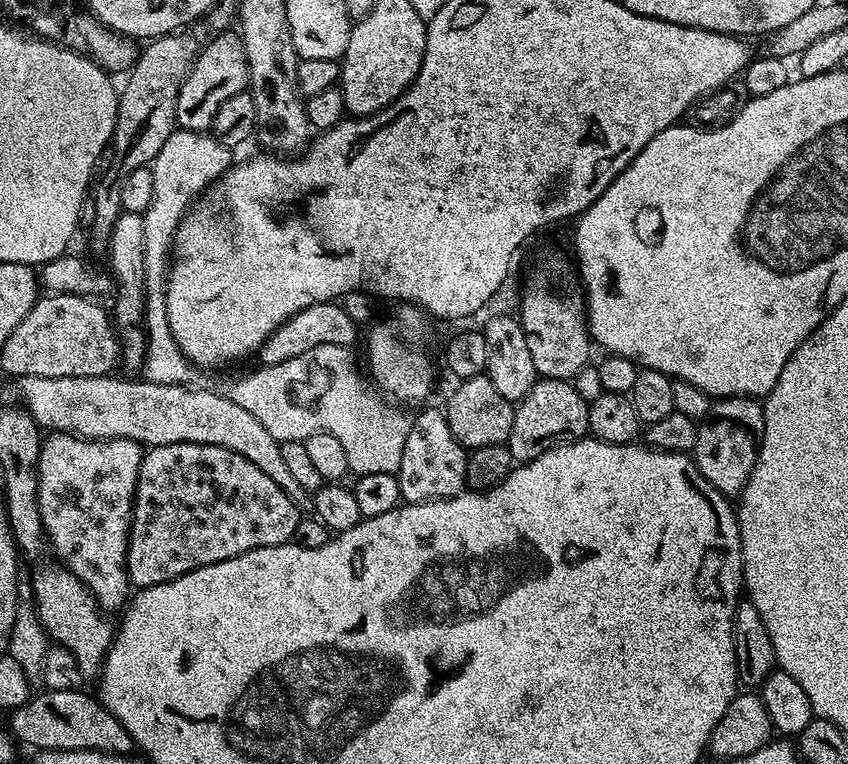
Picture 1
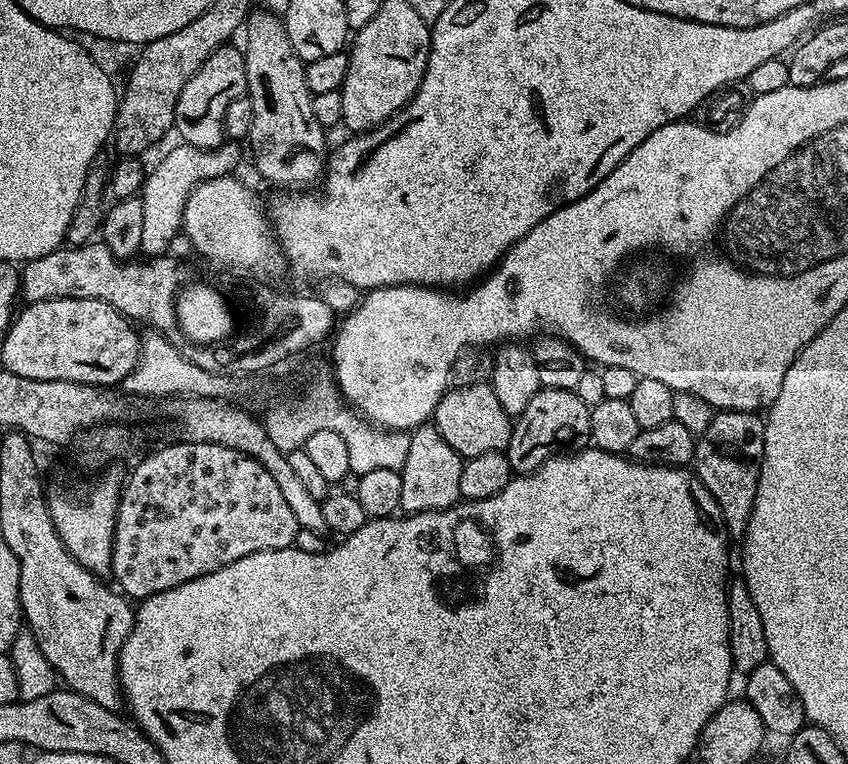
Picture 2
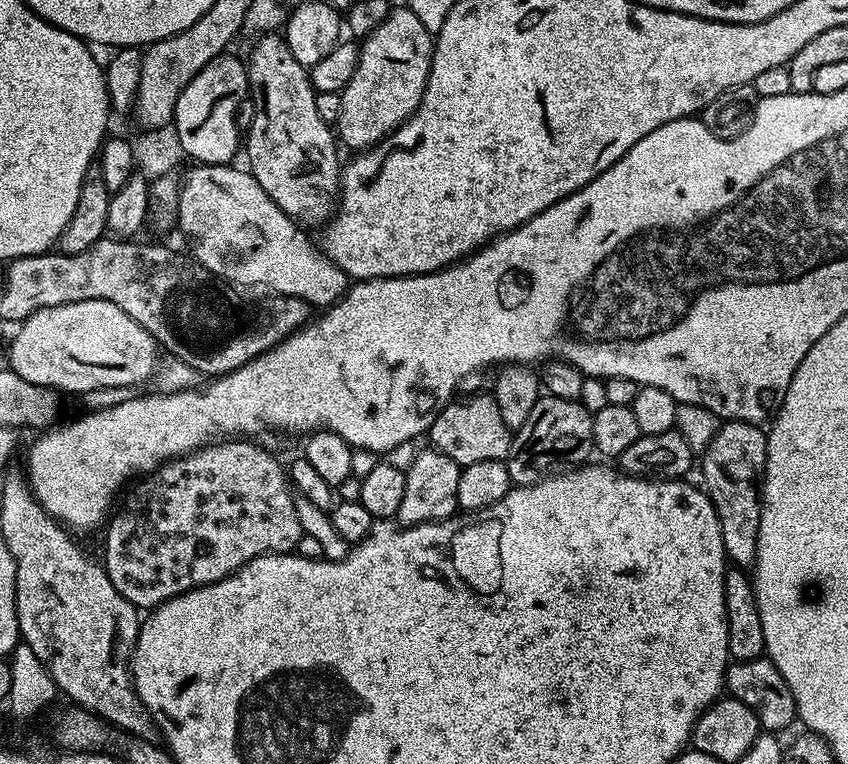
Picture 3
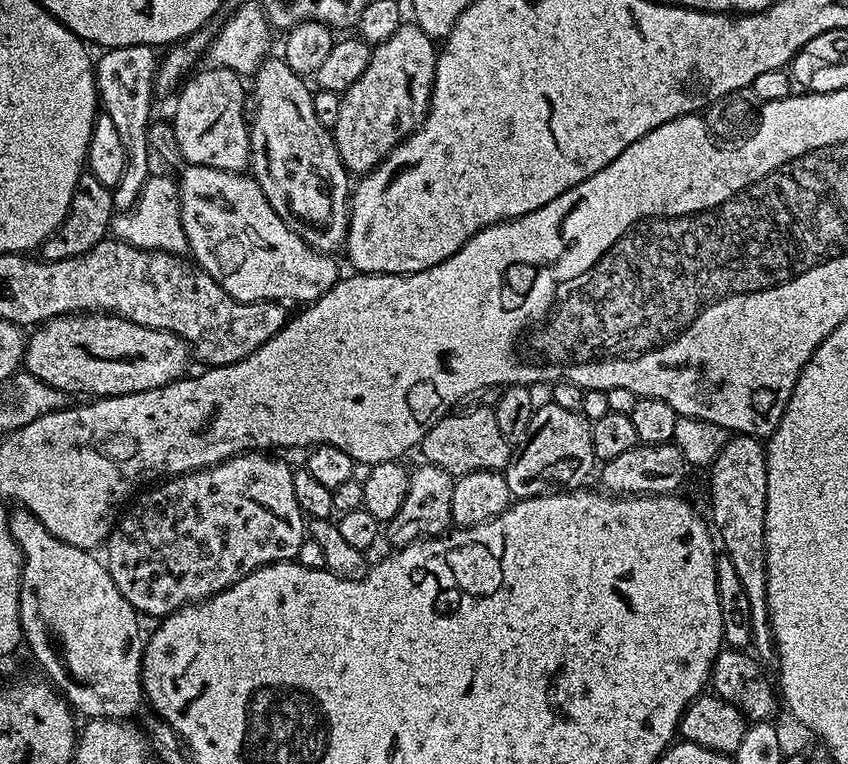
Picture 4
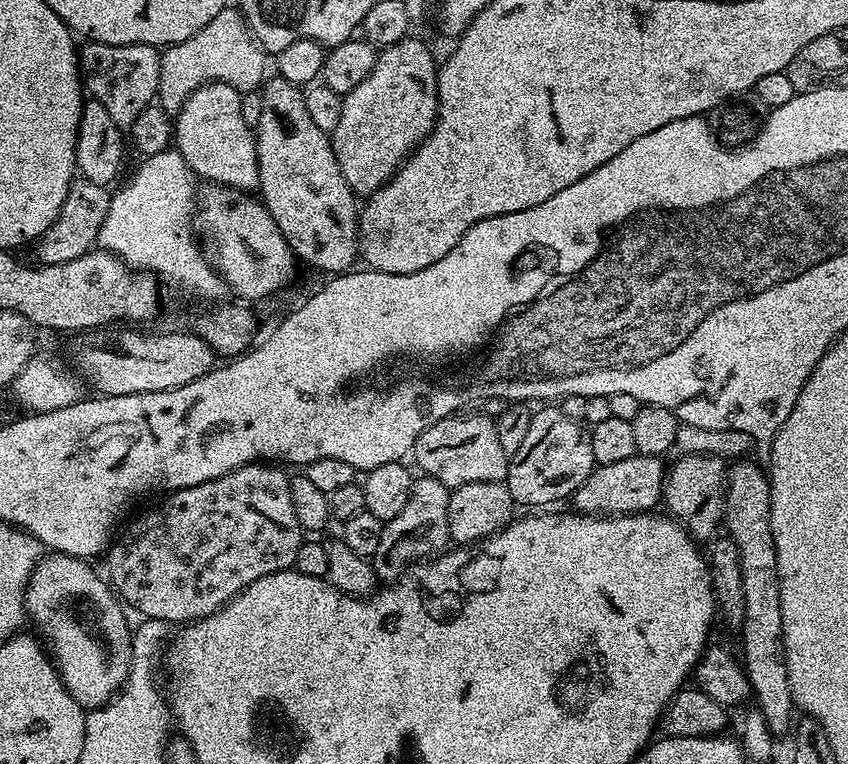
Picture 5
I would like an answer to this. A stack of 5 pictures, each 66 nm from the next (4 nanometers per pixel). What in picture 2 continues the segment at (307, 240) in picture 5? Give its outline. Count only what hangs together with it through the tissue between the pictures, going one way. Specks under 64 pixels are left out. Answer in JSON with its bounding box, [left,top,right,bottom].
[242,10,326,188]

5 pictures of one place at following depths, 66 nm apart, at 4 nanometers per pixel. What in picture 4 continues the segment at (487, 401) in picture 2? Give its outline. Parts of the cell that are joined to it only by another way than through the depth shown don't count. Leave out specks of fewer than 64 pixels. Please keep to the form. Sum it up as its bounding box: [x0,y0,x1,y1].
[423,407,513,477]

